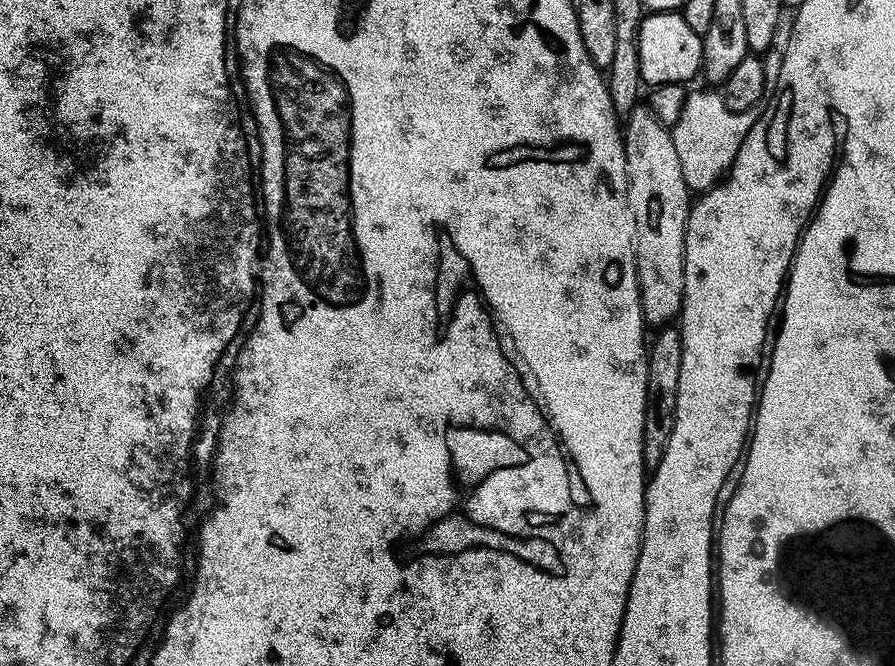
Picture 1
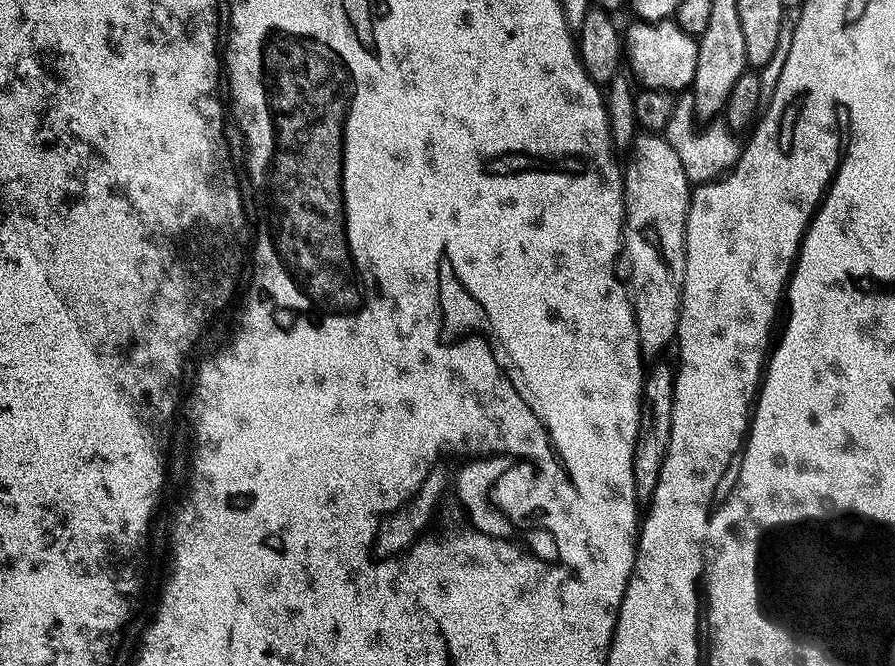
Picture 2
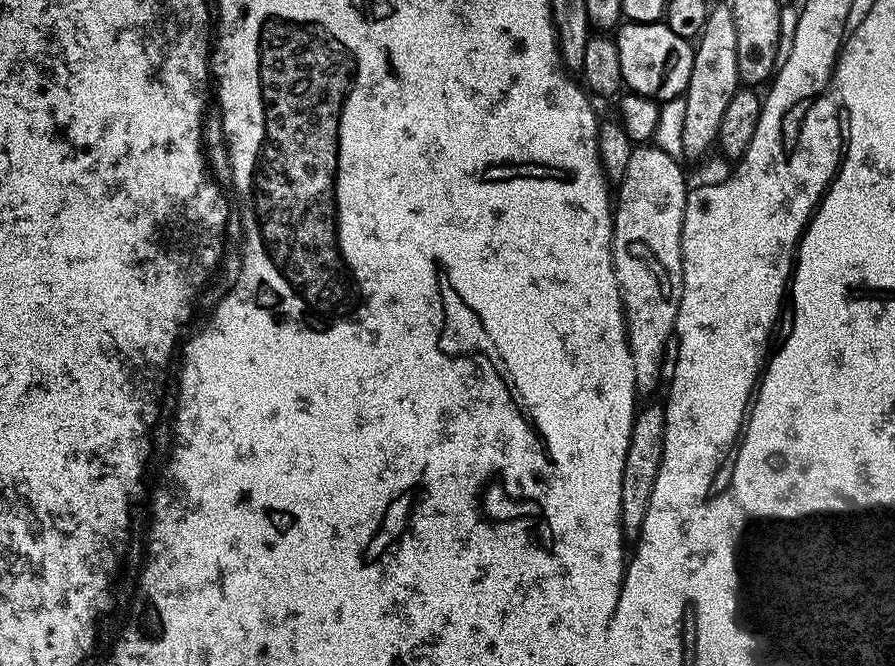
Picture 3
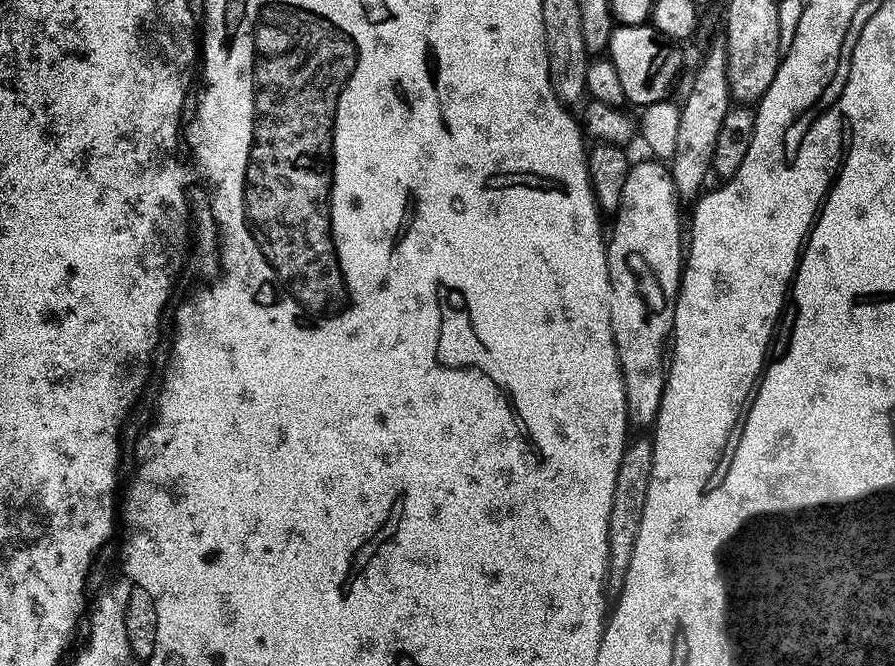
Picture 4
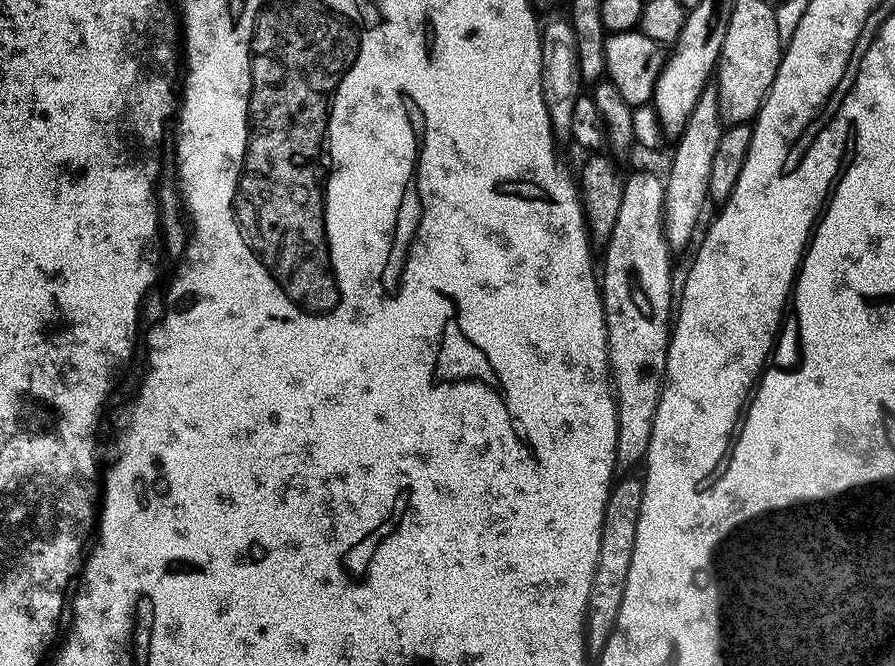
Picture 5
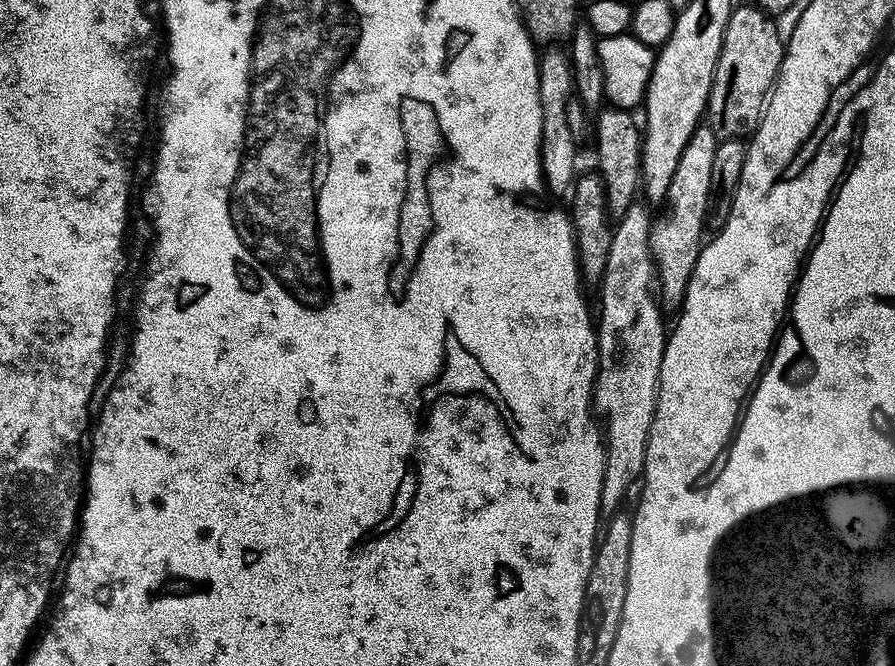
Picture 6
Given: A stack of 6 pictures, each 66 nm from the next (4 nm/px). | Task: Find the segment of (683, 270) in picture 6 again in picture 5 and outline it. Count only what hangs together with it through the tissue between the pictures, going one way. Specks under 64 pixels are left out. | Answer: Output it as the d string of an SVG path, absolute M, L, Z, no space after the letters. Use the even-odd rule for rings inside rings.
M704 87L698 102L694 102L694 110L690 110L690 118L686 118L686 126L675 137L676 149L672 152L668 176L664 180L664 236L668 240L668 247L673 250L684 248L691 242L696 223L704 212L704 203L710 200L710 166L714 163L714 149L725 127L720 118L715 87Z

